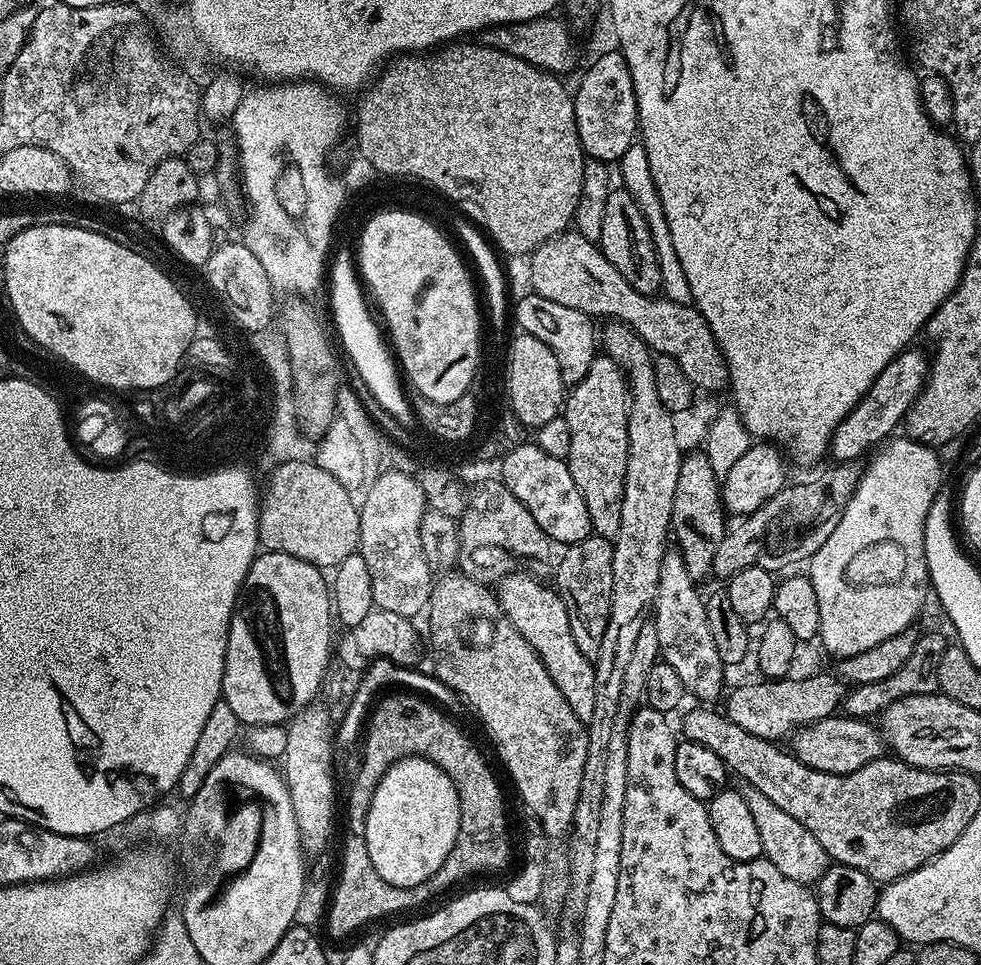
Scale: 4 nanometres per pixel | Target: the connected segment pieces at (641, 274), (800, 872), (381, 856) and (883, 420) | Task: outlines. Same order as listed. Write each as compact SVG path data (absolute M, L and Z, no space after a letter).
M623 186L609 191L606 198L606 210L602 210L602 234L599 238L601 252L608 261L638 290L643 296L654 296L660 292L660 271L658 270L658 254L654 250L654 242L650 234L650 226L646 226L646 218L642 210L638 210L638 202Z
M741 783L738 790L742 798L746 798L746 806L750 806L750 814L758 826L758 835L762 837L762 850L764 851L763 859L770 861L786 878L794 878L794 882L799 884L815 885L821 874L828 869L830 857L826 850L822 850L822 842L802 826L802 822L797 822L795 818L790 818L786 810L774 806L762 790L754 790L754 786Z
M404 756L394 762L386 770L386 774L378 782L378 786L372 795L372 801L368 807L368 817L364 823L363 834L365 836L366 850L370 852L370 859L374 864L374 869L378 872L378 878L390 882L390 886L418 886L419 883L426 882L435 871L446 862L450 850L454 850L454 842L458 838L458 826L460 825L460 803L458 802L458 790L454 790L454 782L448 777L434 762L428 761L422 756Z
M909 346L898 353L886 366L886 370L882 370L882 374L874 378L870 390L866 390L858 406L854 406L854 410L848 412L846 418L834 430L830 445L830 456L833 456L831 459L836 462L854 462L867 448L875 449L883 445L895 433L892 431L901 427L912 403L920 396L929 367L929 357L925 353L923 356L916 346Z

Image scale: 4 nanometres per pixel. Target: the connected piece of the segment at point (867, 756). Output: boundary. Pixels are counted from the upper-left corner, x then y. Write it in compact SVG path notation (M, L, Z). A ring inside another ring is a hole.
M833 714L818 722L798 728L790 737L790 751L803 764L826 774L845 776L866 764L881 759L886 741L877 725L867 719L847 714Z

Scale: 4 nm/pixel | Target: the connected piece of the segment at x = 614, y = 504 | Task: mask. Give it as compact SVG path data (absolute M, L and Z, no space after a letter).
M597 354L577 384L571 385L562 409L570 426L568 469L586 502L595 535L615 538L622 522L622 494L628 457L628 382L624 372L606 355Z

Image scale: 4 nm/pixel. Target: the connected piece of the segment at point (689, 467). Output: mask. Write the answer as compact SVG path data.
M689 451L681 459L678 484L674 486L670 532L674 542L676 538L675 547L686 566L686 574L692 580L703 582L712 576L714 550L718 550L718 542L722 542L726 531L724 516L726 517L726 509L722 499L722 488L706 452Z

